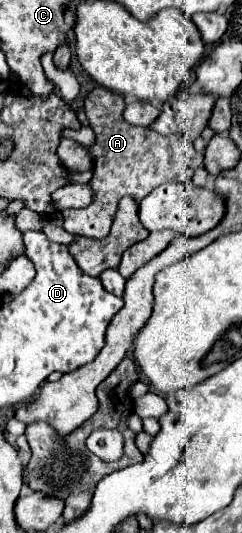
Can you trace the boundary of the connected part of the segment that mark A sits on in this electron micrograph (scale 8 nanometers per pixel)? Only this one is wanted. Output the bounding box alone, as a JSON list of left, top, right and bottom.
[62,87,202,239]

